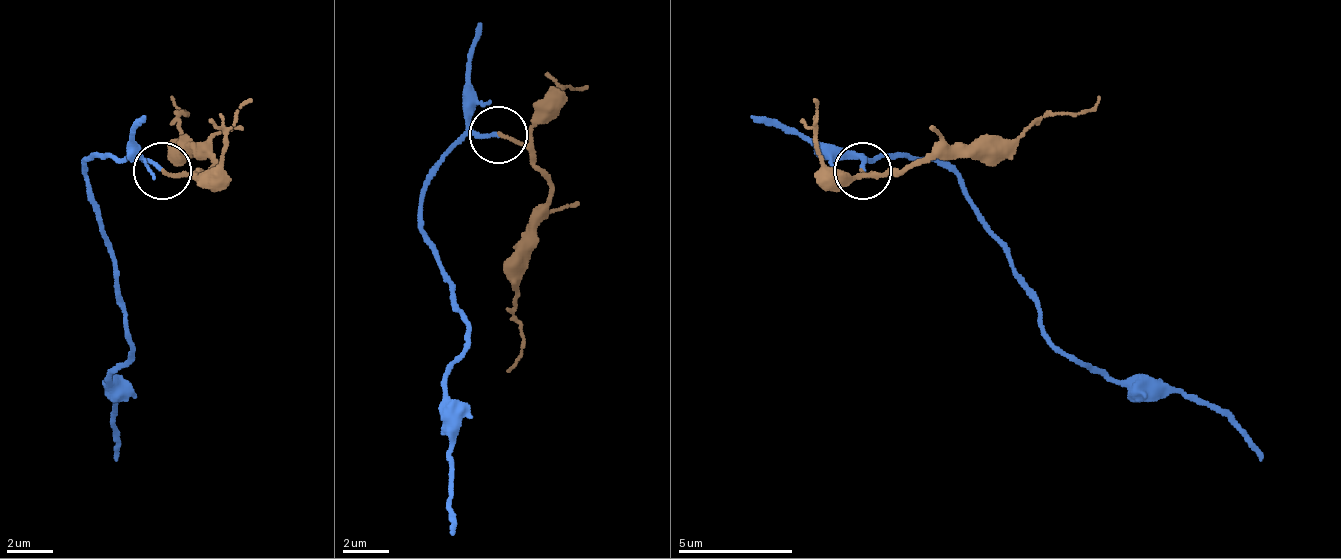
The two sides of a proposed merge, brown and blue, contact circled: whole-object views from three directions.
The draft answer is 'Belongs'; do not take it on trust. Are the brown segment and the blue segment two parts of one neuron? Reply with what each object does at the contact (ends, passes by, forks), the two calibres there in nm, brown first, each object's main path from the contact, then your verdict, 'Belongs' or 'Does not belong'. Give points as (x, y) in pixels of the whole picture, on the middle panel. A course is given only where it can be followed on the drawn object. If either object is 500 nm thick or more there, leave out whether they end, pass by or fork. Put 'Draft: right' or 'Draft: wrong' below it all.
At the ring brown ends. At the ring blue ends. Thickness 160 nm (brown) against 170 nm. Course of brown: (500, 133), (528, 151), (551, 202), (517, 283), (517, 317), (523, 358), (505, 369). Course of blue: (500, 133), (471, 133), (454, 145), (419, 220), (454, 283), (465, 323), (448, 381), (448, 484), (454, 536). Belongs
Draft: right

